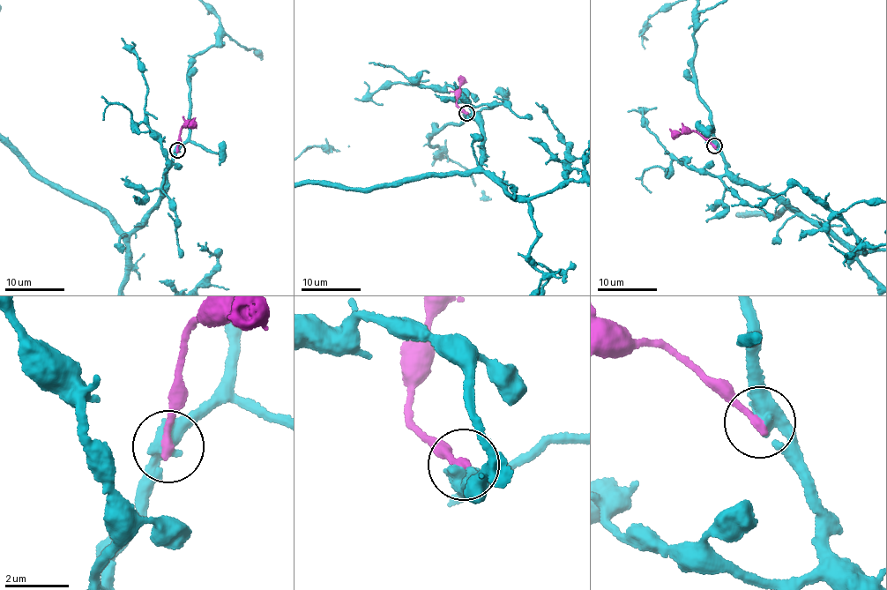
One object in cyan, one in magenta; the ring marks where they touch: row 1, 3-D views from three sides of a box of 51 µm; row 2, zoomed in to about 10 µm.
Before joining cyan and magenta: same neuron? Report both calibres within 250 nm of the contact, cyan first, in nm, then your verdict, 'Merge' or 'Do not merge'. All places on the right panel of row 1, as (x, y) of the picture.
Thickness 480 nm (cyan) against 280 nm. Merge

